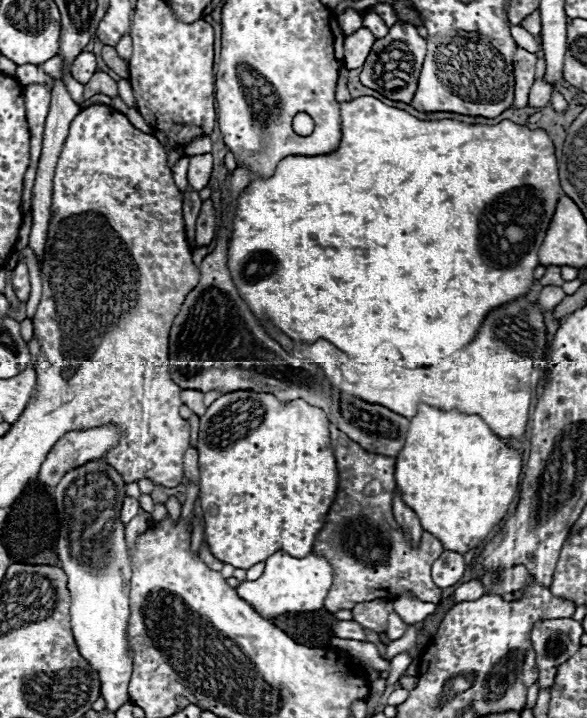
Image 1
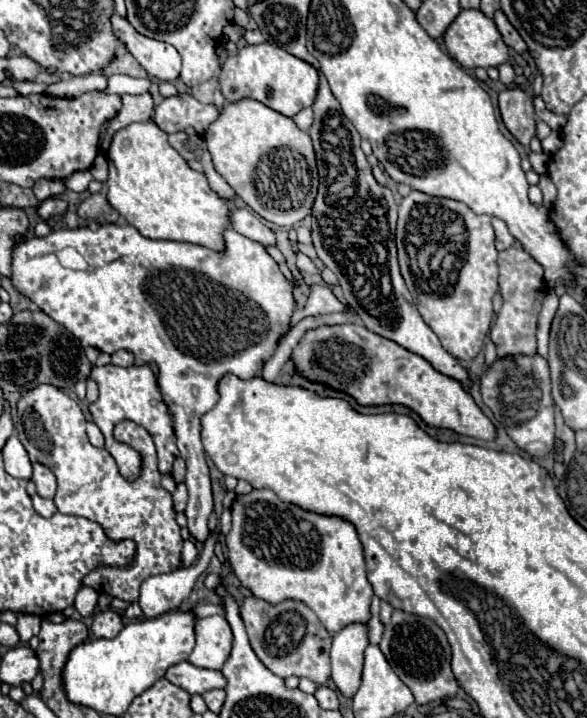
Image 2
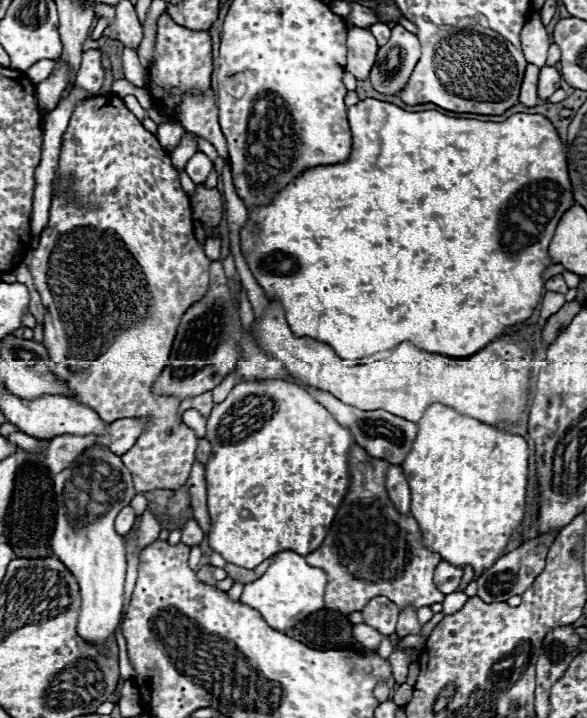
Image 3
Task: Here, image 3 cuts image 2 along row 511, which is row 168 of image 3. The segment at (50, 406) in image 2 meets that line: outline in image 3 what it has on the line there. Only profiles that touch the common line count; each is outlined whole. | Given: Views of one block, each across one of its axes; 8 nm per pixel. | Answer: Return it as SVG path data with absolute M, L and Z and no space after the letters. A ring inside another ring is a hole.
M104 94L104 96L92 96L92 98L82 100L82 102L76 106L76 110L72 112L70 124L68 124L68 128L66 128L66 132L64 132L64 136L62 136L62 152L60 152L60 168L58 168L58 174L64 176L64 178L70 178L70 180L72 180L72 184L70 184L70 194L72 194L72 198L68 198L62 190L58 190L58 192L54 194L54 198L52 198L52 206L50 206L50 220L48 220L46 228L42 230L42 234L40 234L40 244L38 244L38 248L32 250L32 262L30 262L30 272L32 272L32 278L34 278L34 286L36 286L36 290L38 290L40 296L42 296L42 304L46 306L46 314L44 314L44 342L42 342L42 344L44 344L44 348L48 350L48 358L50 358L50 362L52 362L52 374L56 374L56 378L60 378L60 380L64 382L64 386L72 392L70 400L80 402L82 406L92 408L92 410L100 416L100 420L104 420L104 422L114 422L114 420L118 420L118 418L146 418L148 422L146 422L142 434L138 436L136 444L132 446L132 450L128 450L128 452L122 456L124 466L130 470L130 474L132 474L132 478L134 478L134 490L136 490L136 492L150 492L150 490L178 490L180 486L186 484L188 474L190 474L190 468L192 468L192 462L194 462L196 434L194 434L194 430L188 428L182 420L178 420L178 406L180 406L180 400L178 400L176 396L154 396L154 392L148 392L148 388L152 388L152 384L156 382L156 378L160 376L160 372L162 372L166 364L168 364L170 352L172 352L172 340L174 340L174 336L176 336L176 328L178 328L178 324L180 324L180 316L190 308L192 302L198 302L198 300L206 294L206 290L208 290L208 266L210 266L210 260L204 256L204 246L200 246L200 244L196 242L196 238L194 238L192 216L190 216L190 200L188 200L186 192L184 192L182 186L180 186L180 178L178 178L176 168L174 168L172 162L170 162L170 154L158 144L158 140L156 140L154 134L150 134L148 130L144 130L142 122L140 122L140 120L138 120L138 118L136 118L136 116L124 106L124 102L122 102L118 96L114 96L114 94L110 94L110 96L106 96L106 94Z

